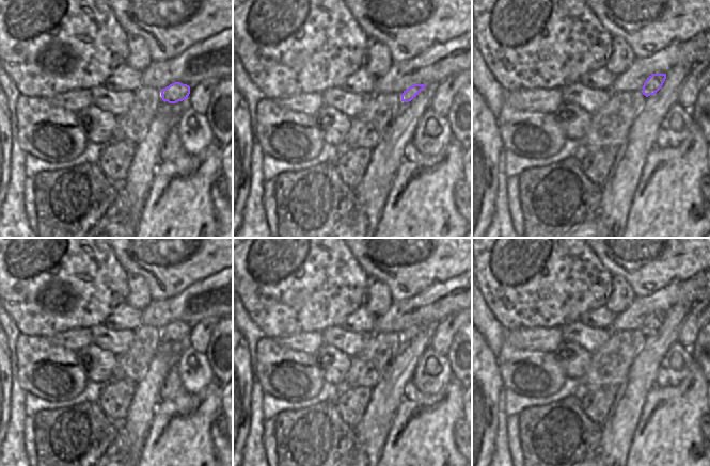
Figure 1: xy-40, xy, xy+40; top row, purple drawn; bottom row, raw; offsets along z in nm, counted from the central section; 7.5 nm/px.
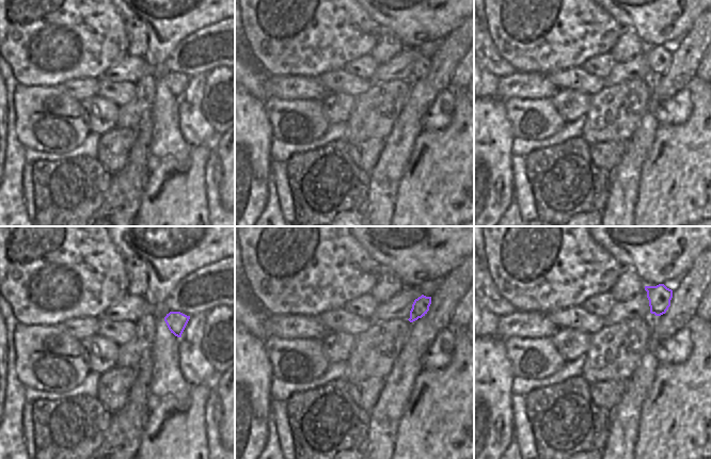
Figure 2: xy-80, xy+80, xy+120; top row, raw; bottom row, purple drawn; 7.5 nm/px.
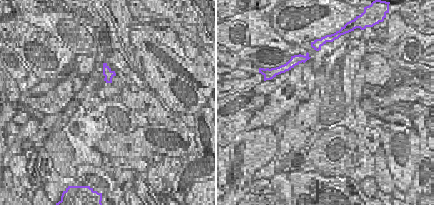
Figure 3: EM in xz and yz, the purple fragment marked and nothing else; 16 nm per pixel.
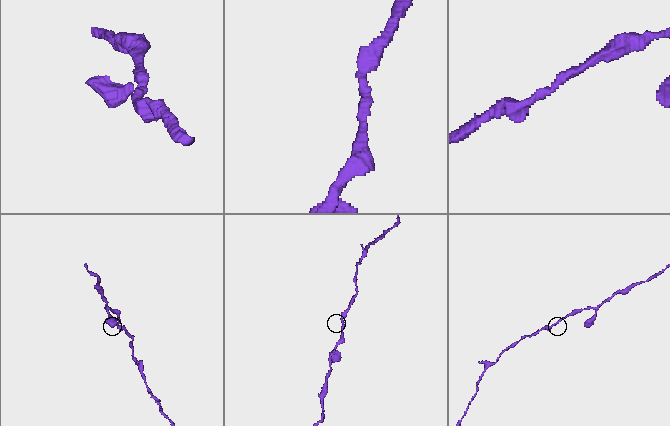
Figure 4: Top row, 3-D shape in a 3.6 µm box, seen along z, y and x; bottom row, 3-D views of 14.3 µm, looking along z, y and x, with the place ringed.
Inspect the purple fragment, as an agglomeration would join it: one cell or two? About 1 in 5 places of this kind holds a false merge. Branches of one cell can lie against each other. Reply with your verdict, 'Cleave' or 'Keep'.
Keep

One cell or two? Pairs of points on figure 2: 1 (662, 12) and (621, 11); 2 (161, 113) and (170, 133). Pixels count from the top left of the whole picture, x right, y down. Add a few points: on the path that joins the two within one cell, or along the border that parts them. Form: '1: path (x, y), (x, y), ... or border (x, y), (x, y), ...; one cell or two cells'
1: path (652, 12), (631, 12); one cell
2: path (164, 119), (164, 128); one cell

